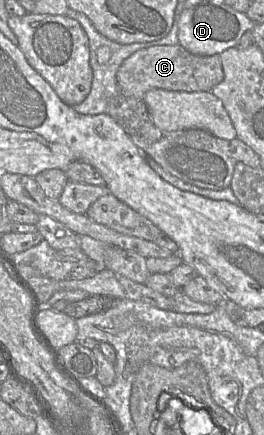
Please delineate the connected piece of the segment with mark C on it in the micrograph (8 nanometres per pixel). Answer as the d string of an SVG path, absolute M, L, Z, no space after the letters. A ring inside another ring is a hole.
M180 44L139 49L122 62L116 74L119 93L136 99L143 99L144 94L154 88L186 92L211 91L223 78L223 68L218 54L192 54Z

